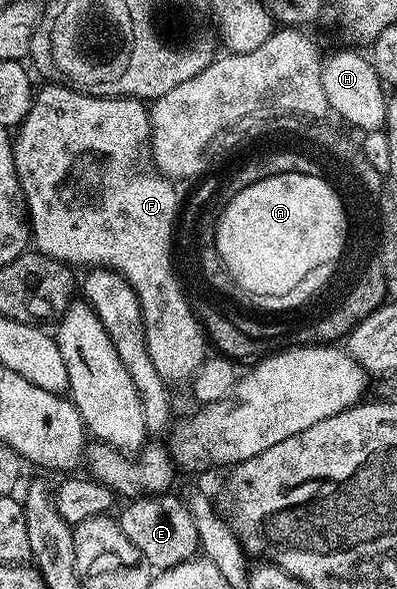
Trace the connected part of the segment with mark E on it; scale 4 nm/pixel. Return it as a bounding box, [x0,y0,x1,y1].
[116,492,199,572]

